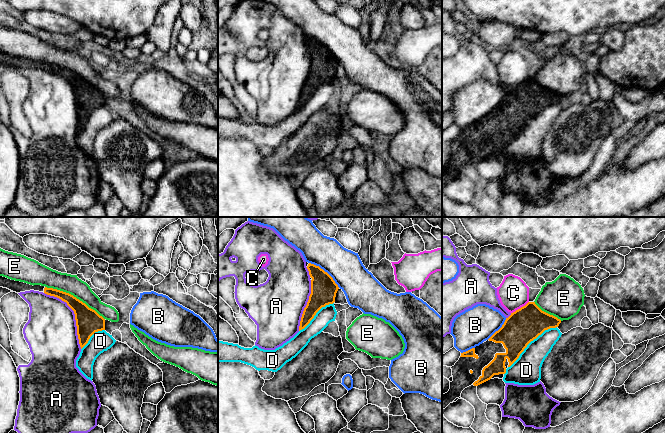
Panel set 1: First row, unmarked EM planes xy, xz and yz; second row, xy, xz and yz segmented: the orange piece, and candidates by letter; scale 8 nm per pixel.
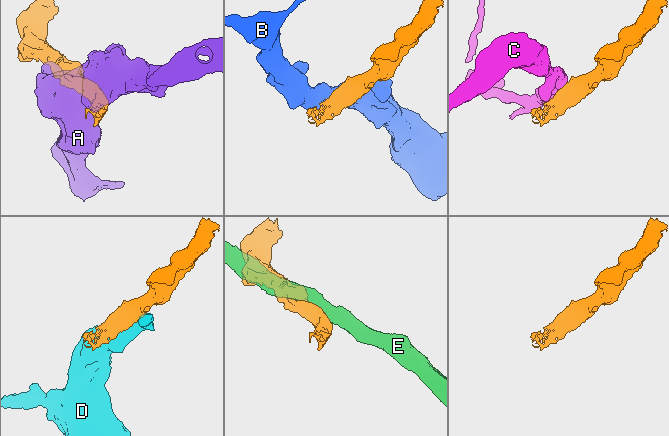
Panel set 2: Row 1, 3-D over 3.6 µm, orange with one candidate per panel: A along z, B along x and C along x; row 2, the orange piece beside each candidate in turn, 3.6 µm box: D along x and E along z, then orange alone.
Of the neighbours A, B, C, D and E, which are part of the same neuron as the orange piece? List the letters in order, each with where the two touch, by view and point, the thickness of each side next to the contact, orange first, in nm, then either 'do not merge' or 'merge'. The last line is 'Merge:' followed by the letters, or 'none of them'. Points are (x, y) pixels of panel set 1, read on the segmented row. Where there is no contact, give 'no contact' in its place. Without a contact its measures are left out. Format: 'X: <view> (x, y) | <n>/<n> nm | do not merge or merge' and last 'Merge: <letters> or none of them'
A: xy (75, 315) | 200/420 nm | do not merge
B: xz (324, 271) | 200/280 nm | do not merge
C: yz (520, 308) | 280/260 nm | do not merge
D: yz (530, 341) | 280/240 nm | do not merge
E: xy (75, 297) | 200/150 nm | do not merge
Merge: none of them

